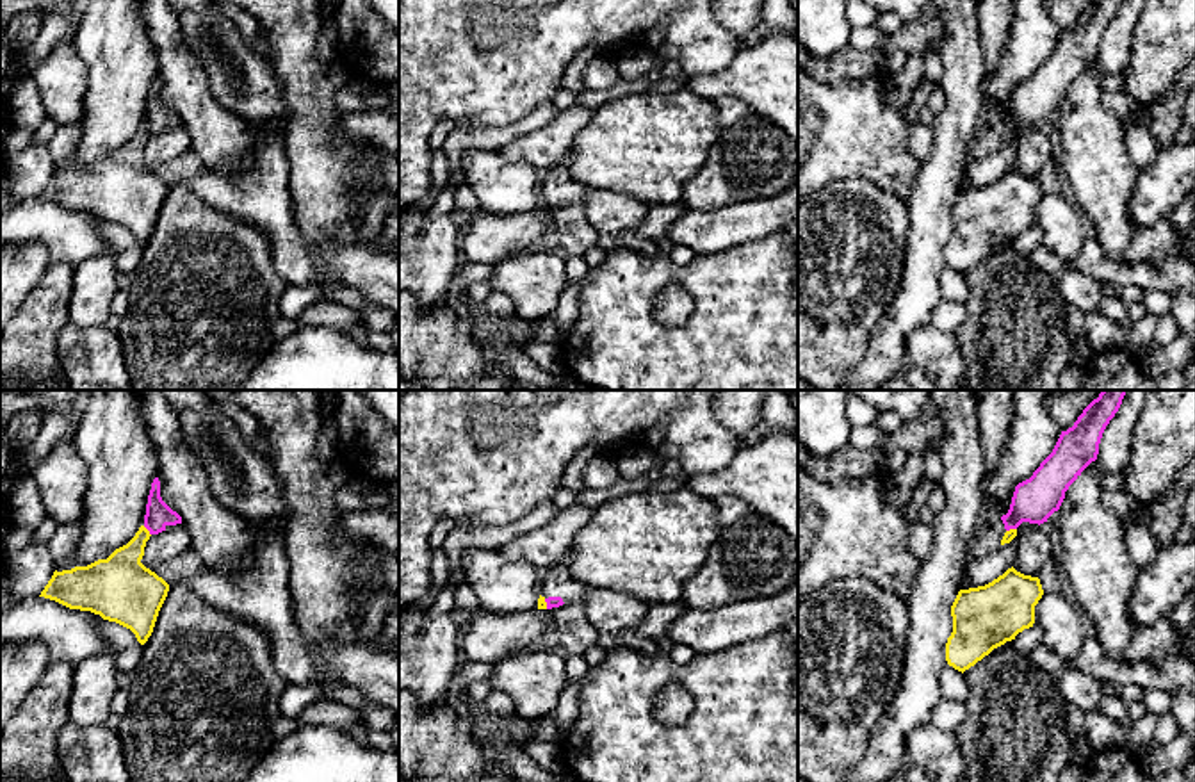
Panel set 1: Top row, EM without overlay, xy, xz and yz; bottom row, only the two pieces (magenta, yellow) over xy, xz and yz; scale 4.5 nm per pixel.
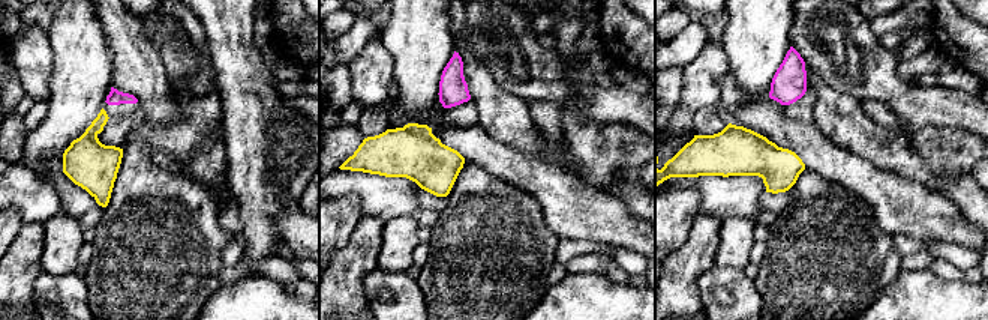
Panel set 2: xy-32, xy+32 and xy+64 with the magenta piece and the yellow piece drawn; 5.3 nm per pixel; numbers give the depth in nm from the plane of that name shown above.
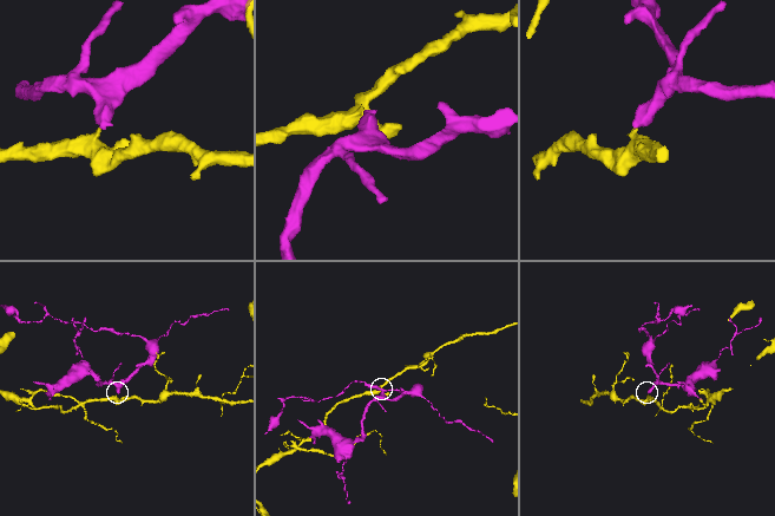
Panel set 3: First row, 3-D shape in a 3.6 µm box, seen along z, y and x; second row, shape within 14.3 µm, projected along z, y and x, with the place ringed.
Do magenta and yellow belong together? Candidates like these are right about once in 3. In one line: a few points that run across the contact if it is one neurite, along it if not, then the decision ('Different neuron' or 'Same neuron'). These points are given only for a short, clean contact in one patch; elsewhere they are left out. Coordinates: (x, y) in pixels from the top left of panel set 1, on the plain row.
Line: xy (143, 127), (150, 136). Different neuron

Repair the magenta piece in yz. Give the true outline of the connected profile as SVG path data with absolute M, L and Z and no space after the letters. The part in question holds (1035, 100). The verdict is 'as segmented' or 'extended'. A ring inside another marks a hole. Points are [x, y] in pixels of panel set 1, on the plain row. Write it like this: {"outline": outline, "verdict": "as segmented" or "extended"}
{"outline": "M1093 0L1077 18L1072 29L1061 32L1053 53L1040 64L1033 77L1015 87L1012 105L1006 116L988 116L978 128L976 137L971 141L967 157L974 162L1001 148L1006 132L1017 130L1022 123L1044 125L1060 110L1065 93L1081 77L1081 73L1097 61L1099 45L1110 21L1115 18L1122 0Z", "verdict": "extended"}

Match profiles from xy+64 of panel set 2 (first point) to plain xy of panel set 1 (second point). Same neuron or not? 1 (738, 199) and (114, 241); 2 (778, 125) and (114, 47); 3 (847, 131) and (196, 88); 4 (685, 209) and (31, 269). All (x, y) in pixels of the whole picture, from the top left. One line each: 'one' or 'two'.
1: two
2: two
3: one
4: one

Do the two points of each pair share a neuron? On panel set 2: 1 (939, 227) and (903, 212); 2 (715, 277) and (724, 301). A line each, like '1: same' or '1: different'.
1: same
2: same

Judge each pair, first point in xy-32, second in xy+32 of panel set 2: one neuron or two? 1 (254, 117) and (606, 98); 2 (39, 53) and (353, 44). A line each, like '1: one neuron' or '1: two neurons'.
1: two neurons
2: two neurons

